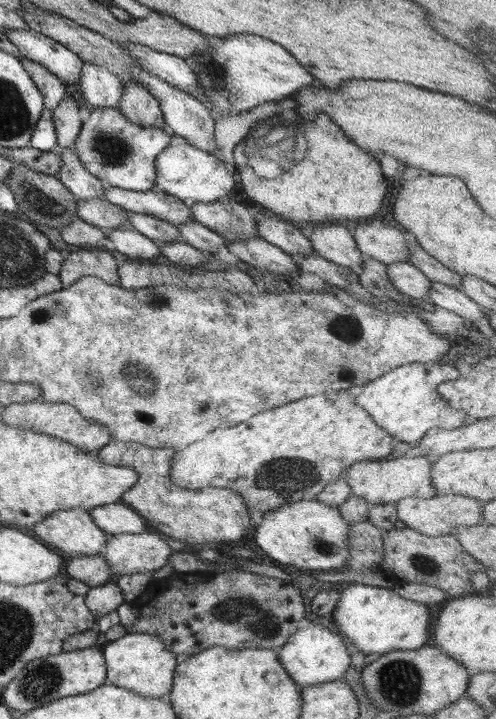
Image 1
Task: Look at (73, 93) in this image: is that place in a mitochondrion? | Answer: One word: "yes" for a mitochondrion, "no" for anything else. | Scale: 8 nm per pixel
no

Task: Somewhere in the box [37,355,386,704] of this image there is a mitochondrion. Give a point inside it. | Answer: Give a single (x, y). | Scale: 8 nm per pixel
(300, 475)

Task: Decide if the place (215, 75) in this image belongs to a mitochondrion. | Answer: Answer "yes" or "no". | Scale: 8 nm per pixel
yes

